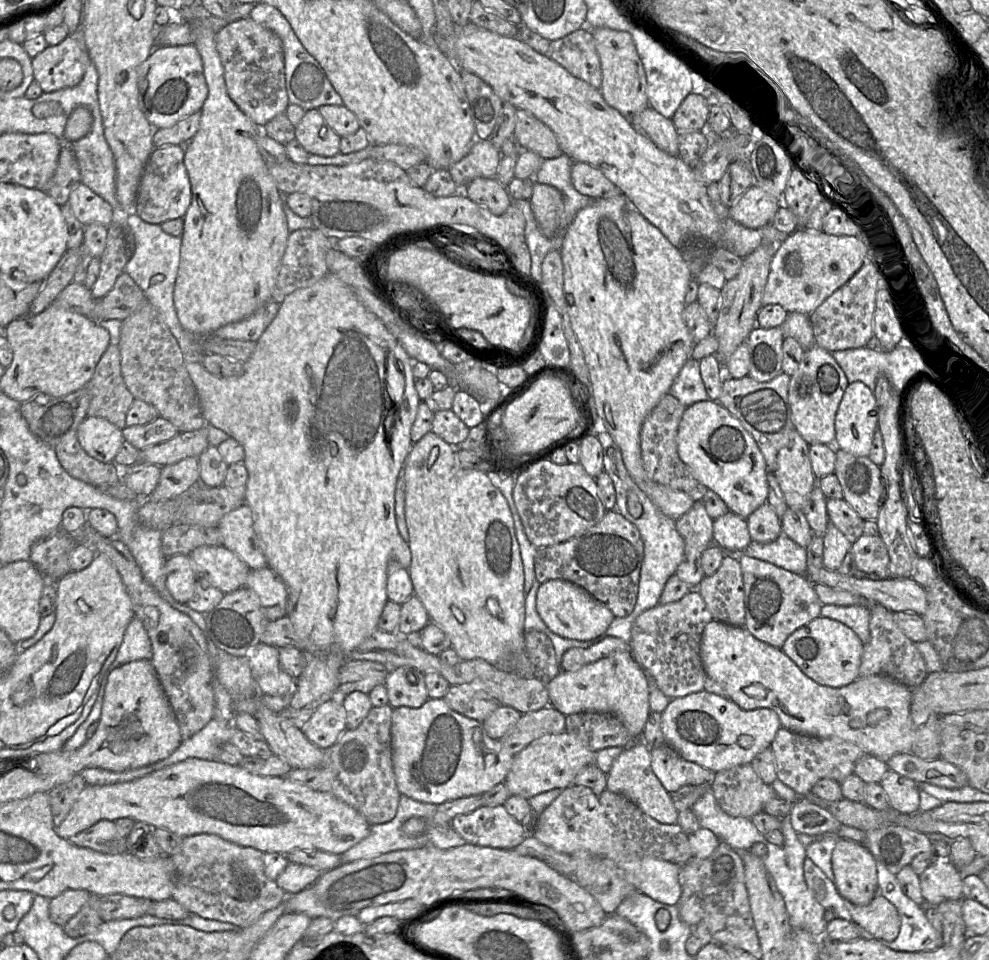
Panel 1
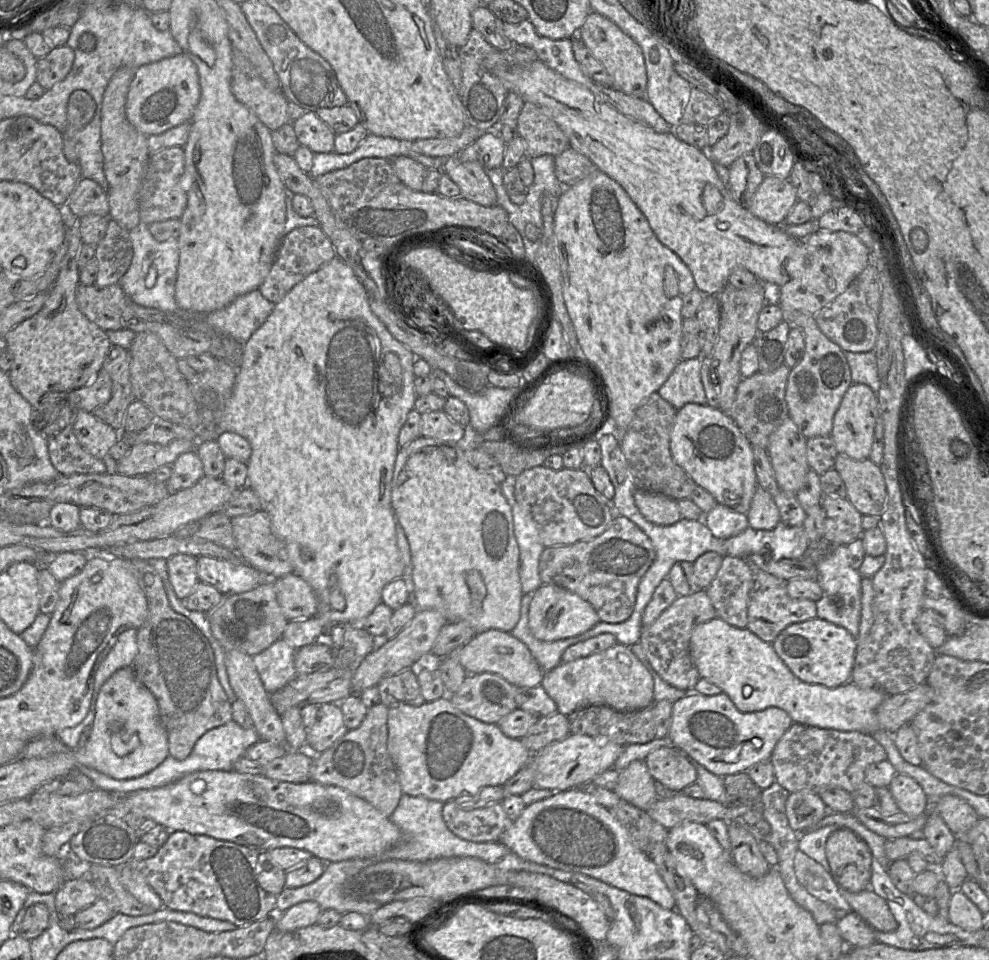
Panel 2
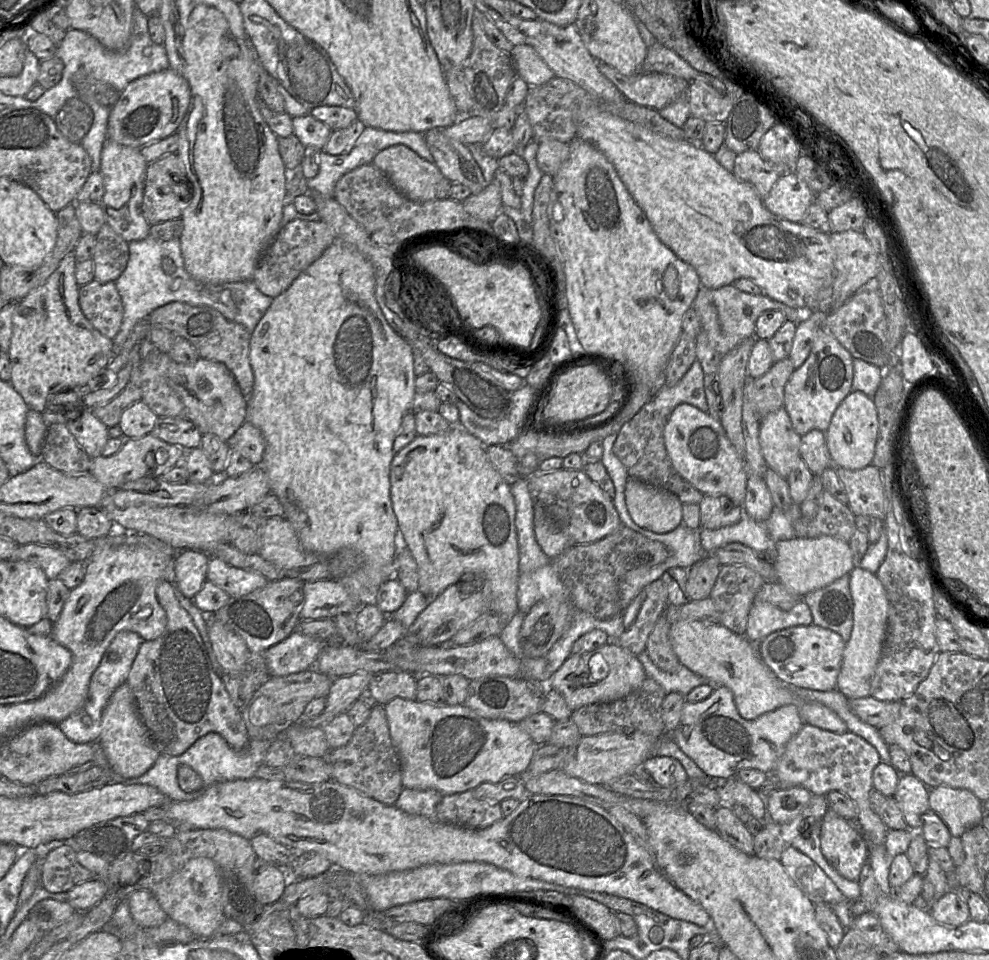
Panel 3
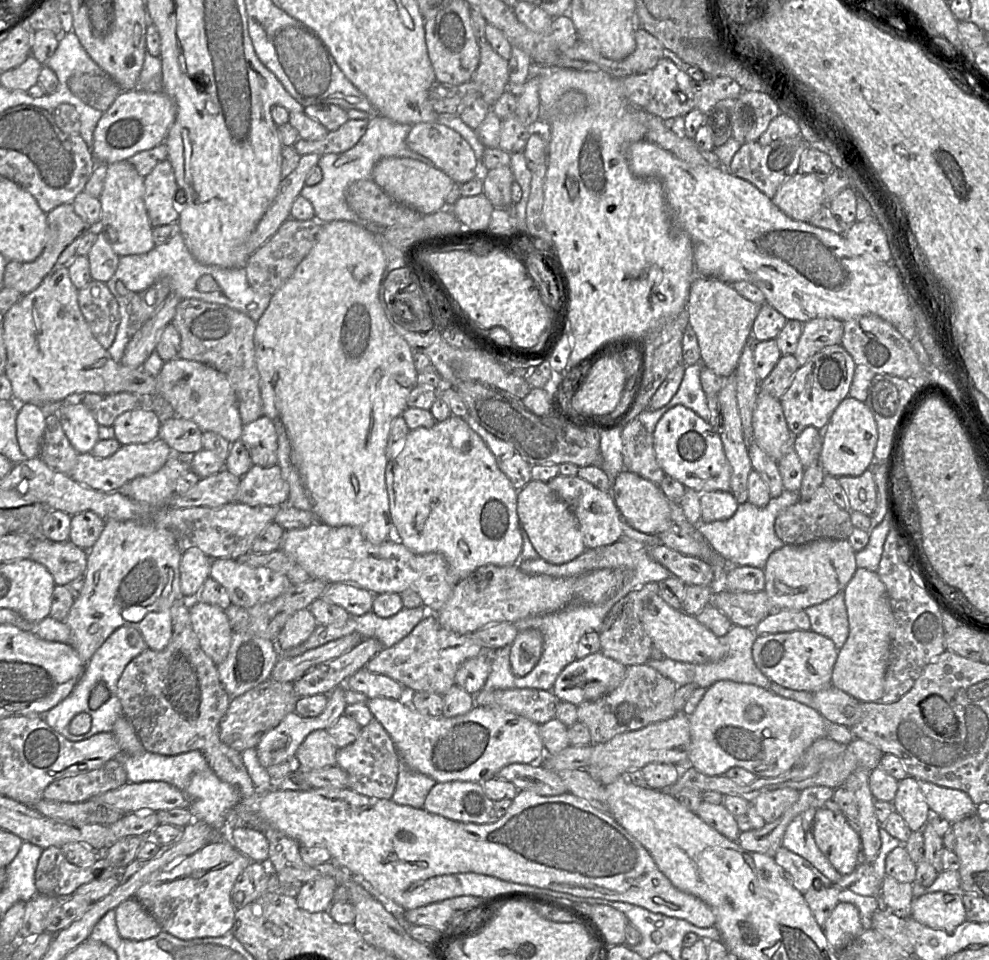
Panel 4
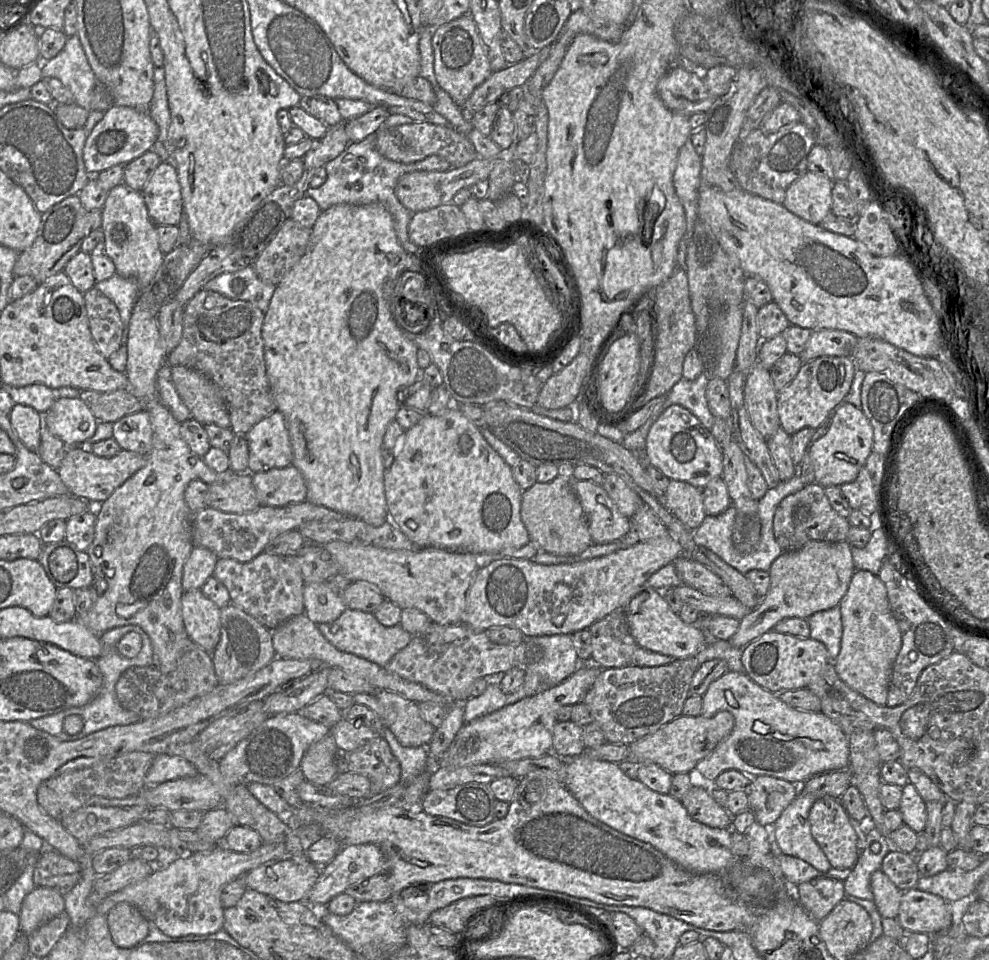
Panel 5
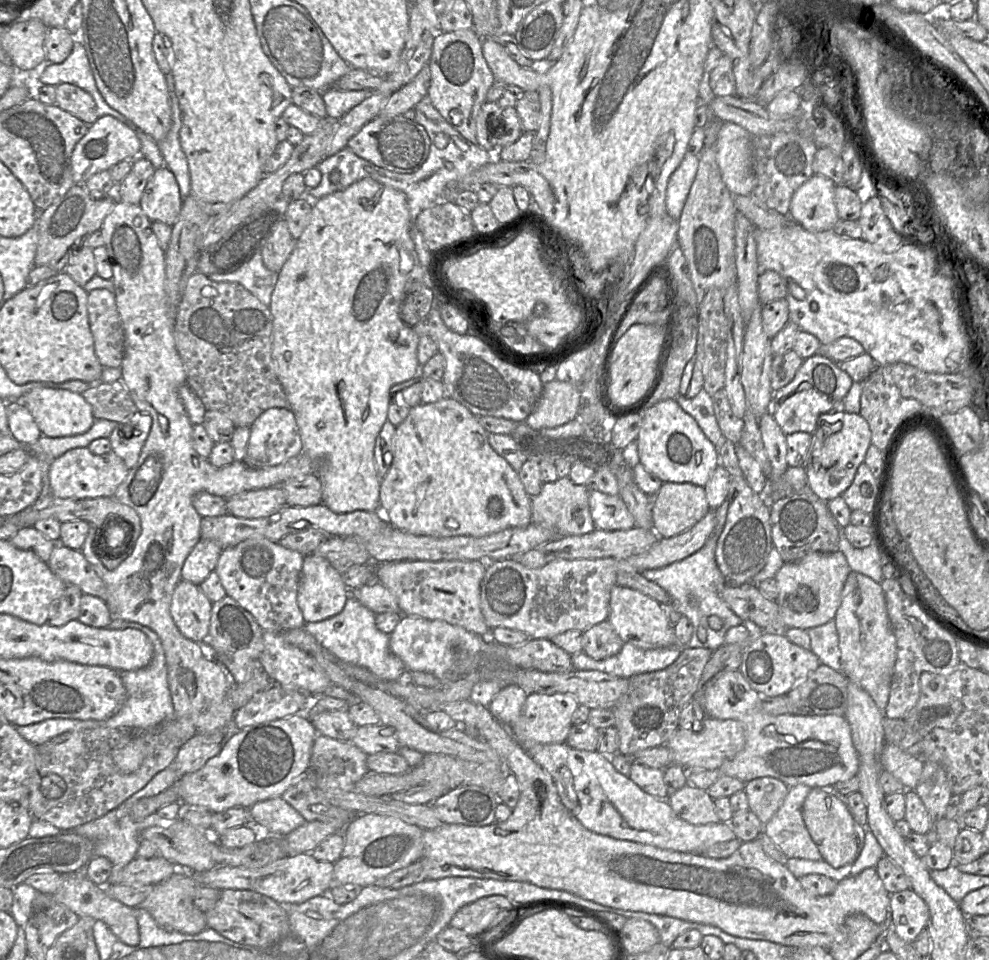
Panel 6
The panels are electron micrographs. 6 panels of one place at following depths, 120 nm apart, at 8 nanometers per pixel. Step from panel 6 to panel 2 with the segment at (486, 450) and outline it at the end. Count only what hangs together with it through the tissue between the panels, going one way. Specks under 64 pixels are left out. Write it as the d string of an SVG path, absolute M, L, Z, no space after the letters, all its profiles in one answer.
M470 435L458 442L443 442L438 439L420 436L409 444L401 447L396 456L391 491L391 506L396 523L404 530L411 555L409 580L412 588L412 601L418 609L438 611L447 623L464 621L476 634L490 629L511 632L520 618L522 600L519 576L519 548L514 536L511 507L502 494L501 484L497 484L492 476L475 468L466 458L466 450L470 449Z

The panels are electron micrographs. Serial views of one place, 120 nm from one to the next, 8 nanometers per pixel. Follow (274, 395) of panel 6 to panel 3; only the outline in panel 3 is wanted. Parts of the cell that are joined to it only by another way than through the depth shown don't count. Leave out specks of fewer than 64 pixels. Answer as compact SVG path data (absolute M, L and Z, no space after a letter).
M172 302L154 310L146 322L187 339L201 358L224 364L233 374L243 396L250 397L254 387L254 374L249 359L251 334L242 325L227 320L213 308L181 302Z

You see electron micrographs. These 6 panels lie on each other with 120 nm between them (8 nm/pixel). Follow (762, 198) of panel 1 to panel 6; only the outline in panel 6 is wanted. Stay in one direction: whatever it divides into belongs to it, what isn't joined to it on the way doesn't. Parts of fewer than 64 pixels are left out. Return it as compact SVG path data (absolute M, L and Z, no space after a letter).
M812 175L793 194L789 217L809 231L832 230L840 220L834 201L835 186L824 175Z

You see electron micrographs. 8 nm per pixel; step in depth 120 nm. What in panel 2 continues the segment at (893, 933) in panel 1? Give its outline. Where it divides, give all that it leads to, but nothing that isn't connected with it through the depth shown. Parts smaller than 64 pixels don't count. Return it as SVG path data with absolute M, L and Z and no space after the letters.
M840 888L840 893L851 907L850 912L858 914L874 930L895 931L898 923L886 900L870 888L853 893Z

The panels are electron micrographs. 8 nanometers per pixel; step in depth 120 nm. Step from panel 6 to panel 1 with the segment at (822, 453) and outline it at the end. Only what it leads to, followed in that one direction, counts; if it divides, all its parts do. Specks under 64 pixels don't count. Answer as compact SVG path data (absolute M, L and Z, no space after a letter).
M863 382L849 383L839 404L835 418L834 447L855 456L868 456L873 436L878 428L878 405L874 393Z

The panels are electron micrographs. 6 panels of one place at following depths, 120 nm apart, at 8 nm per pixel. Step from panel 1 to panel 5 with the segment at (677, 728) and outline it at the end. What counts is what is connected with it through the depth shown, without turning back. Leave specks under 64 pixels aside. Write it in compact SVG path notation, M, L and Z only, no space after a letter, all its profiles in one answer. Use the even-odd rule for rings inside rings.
M728 671L713 681L702 695L701 716L712 718L719 712L729 712L734 717L734 727L715 749L700 760L694 770L697 778L706 783L713 783L727 770L738 770L749 777L771 776L801 785L813 776L827 772L845 770L850 764L849 737L839 725L824 713L807 712L792 708L774 694L752 681L744 672ZM730 690L737 702L737 707L729 705L725 691Z

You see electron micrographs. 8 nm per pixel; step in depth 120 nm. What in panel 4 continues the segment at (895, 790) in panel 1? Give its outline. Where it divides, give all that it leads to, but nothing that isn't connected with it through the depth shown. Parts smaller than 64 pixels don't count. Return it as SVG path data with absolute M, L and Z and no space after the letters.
M912 776L899 781L899 788L892 804L912 832L922 830L933 816L920 789L919 781Z

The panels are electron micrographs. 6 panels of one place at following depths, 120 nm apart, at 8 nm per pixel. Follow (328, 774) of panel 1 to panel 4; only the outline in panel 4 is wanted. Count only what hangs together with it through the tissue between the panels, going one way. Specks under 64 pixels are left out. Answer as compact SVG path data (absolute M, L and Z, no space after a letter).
M372 719L360 729L354 742L338 750L336 766L347 773L349 789L367 797L391 799L398 778L399 755L390 736L377 720Z

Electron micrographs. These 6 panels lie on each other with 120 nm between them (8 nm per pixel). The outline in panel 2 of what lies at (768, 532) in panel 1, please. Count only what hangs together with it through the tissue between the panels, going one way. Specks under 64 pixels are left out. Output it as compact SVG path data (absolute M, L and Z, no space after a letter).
M761 487L757 488L746 515L749 526L756 530L772 530L781 522L774 497Z

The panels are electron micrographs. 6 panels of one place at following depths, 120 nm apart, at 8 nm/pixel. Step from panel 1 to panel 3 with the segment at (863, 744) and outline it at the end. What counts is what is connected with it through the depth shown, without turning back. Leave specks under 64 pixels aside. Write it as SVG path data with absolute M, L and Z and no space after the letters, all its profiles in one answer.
M681 620L672 624L669 632L672 648L680 664L705 678L714 686L725 686L733 694L739 715L754 720L775 709L794 704L805 724L843 734L848 731L845 722L828 707L815 702L800 700L790 686L782 682L764 663L758 646L745 635L739 635L720 623L702 620Z

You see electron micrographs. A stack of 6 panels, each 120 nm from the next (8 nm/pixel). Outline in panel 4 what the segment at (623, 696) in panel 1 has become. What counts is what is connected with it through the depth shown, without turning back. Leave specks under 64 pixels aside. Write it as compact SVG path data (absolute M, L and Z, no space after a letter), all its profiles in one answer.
M598 651L568 664L556 678L552 692L559 701L578 706L614 690L625 672L625 665Z

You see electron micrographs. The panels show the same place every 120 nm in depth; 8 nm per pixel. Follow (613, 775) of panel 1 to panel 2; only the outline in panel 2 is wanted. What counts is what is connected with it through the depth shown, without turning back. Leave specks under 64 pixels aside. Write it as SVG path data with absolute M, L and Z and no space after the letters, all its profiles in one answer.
M634 760L622 769L613 791L622 800L644 811L647 811L657 800L655 780L645 760Z

